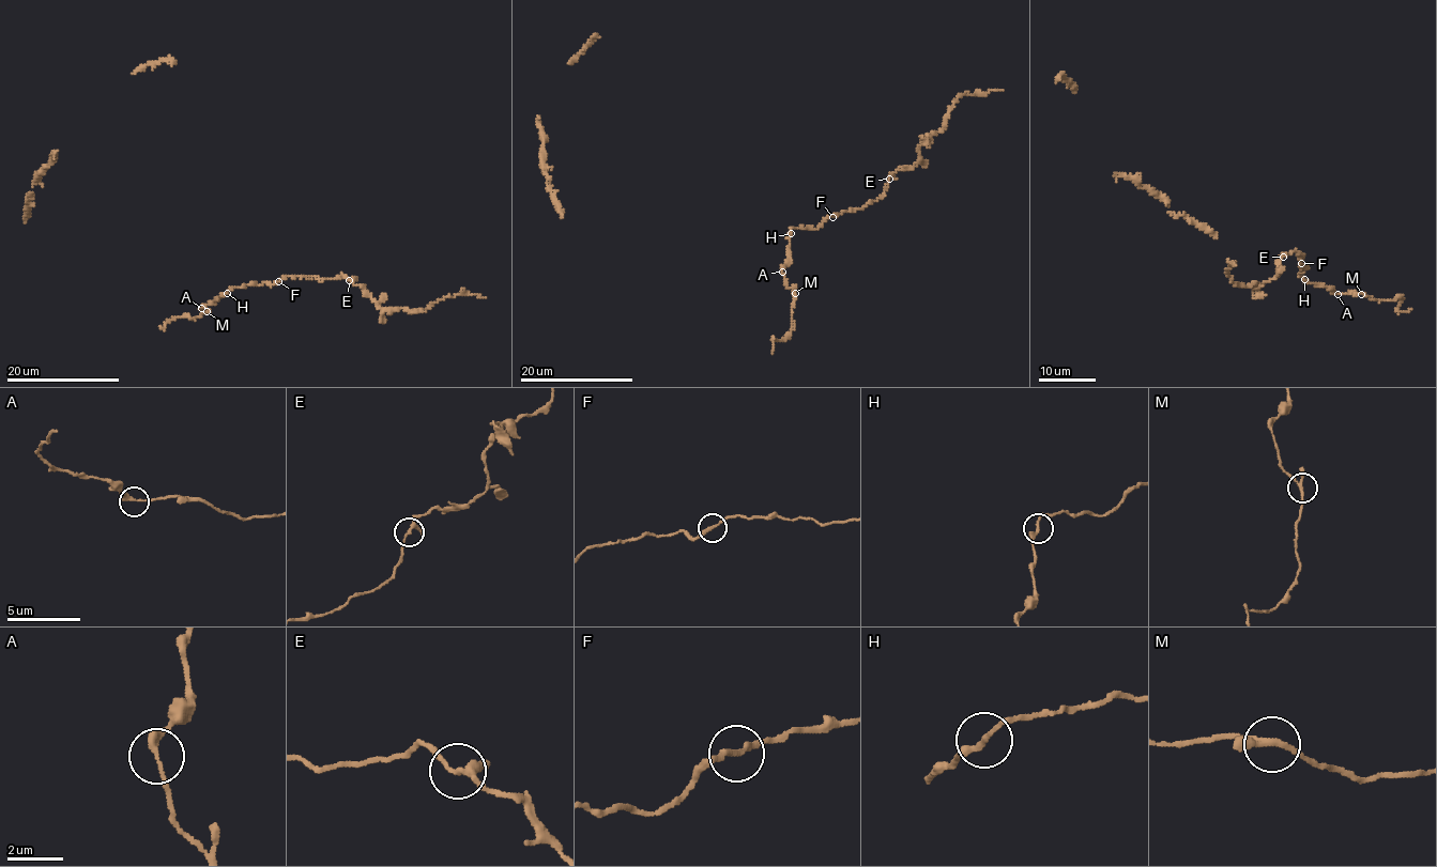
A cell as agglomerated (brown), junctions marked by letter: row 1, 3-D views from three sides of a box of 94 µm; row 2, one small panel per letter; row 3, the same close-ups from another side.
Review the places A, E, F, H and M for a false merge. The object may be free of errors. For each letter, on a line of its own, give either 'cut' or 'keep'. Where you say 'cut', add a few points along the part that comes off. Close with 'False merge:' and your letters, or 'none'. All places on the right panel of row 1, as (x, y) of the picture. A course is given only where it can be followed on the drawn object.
A: keep
E: keep
F: keep
H: keep
M: keep
False merge: none

